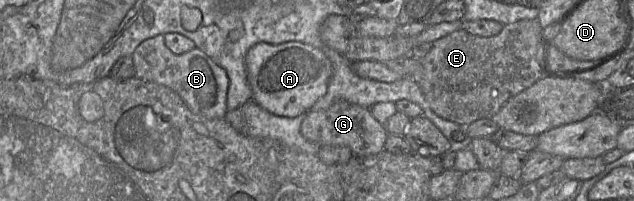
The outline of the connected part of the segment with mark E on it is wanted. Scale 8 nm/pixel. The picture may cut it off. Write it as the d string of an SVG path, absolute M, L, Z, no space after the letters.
M536 18L506 24L499 34L491 37L472 35L462 28L434 41L430 52L421 60L424 78L419 85L434 113L462 127L479 119L492 118L509 99L544 77L539 64L541 30Z

